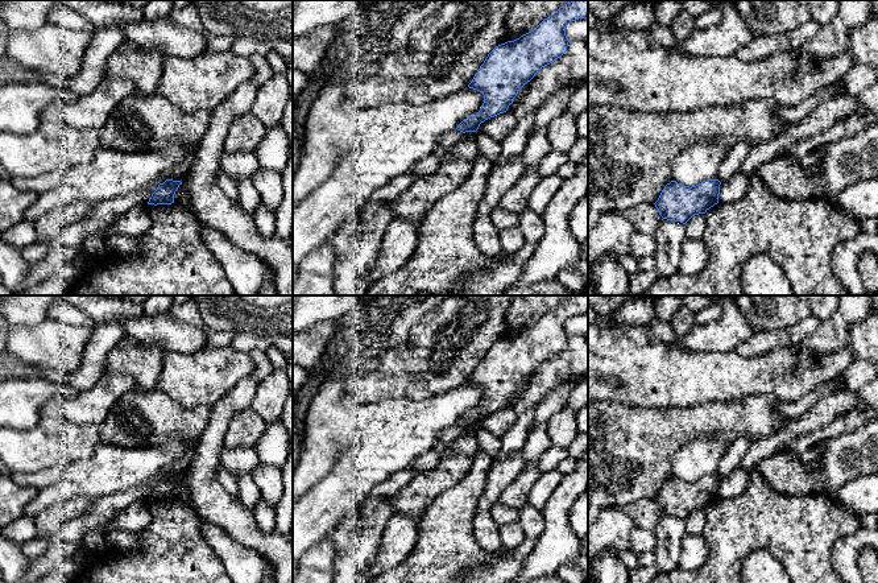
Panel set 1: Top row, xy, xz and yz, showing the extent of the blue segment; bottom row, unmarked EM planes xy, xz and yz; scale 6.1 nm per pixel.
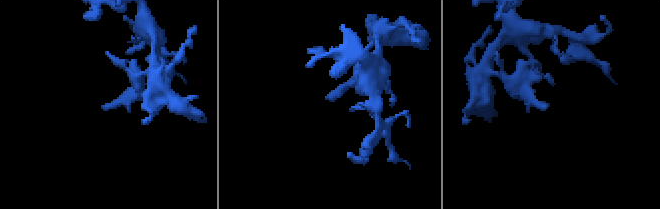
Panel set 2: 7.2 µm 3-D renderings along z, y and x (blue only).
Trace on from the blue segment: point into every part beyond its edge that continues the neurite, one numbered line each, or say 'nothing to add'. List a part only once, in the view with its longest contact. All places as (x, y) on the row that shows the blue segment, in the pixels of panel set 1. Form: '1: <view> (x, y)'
nothing to add

